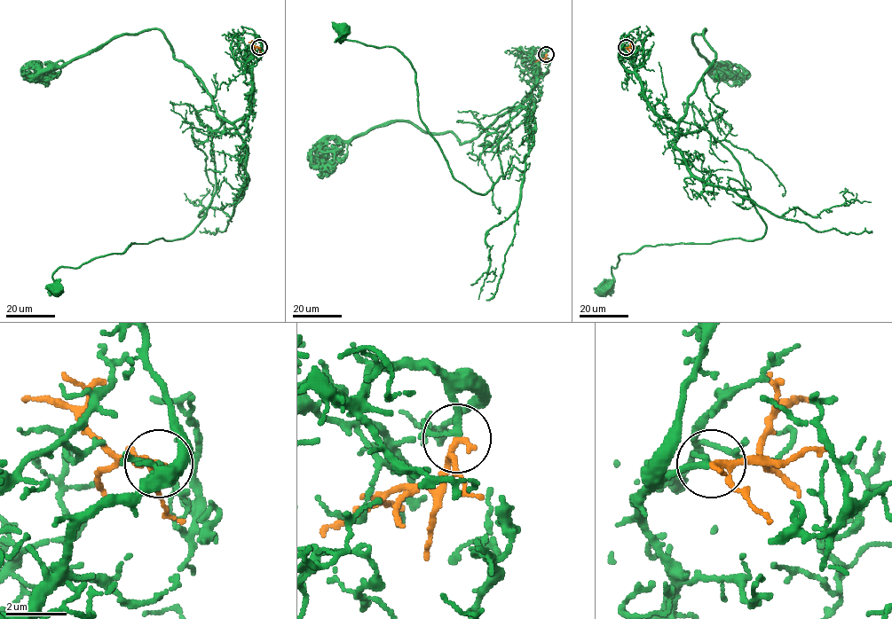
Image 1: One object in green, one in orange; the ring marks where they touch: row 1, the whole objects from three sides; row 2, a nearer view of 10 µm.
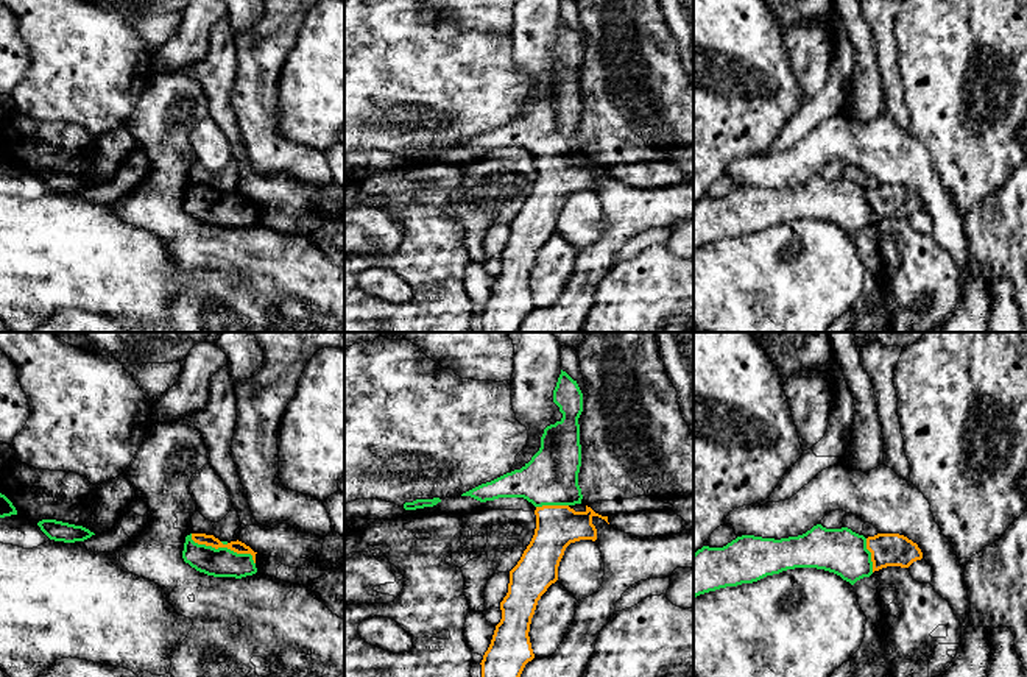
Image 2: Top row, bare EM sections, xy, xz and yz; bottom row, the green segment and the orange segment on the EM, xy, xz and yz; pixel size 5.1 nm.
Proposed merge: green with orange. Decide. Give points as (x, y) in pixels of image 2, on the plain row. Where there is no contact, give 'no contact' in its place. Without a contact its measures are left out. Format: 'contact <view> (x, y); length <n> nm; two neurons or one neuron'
contact xy (223, 198); length 360 nm; one neuron

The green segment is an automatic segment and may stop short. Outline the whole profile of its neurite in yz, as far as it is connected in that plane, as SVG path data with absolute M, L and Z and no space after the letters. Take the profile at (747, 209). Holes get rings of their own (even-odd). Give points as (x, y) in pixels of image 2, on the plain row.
M817 175L803 186L781 190L742 186L723 198L703 197L693 204L693 248L726 237L753 234L795 218L824 220L854 236L882 218L909 218L921 209L918 195L899 184L877 184L865 189L848 178L826 179Z

